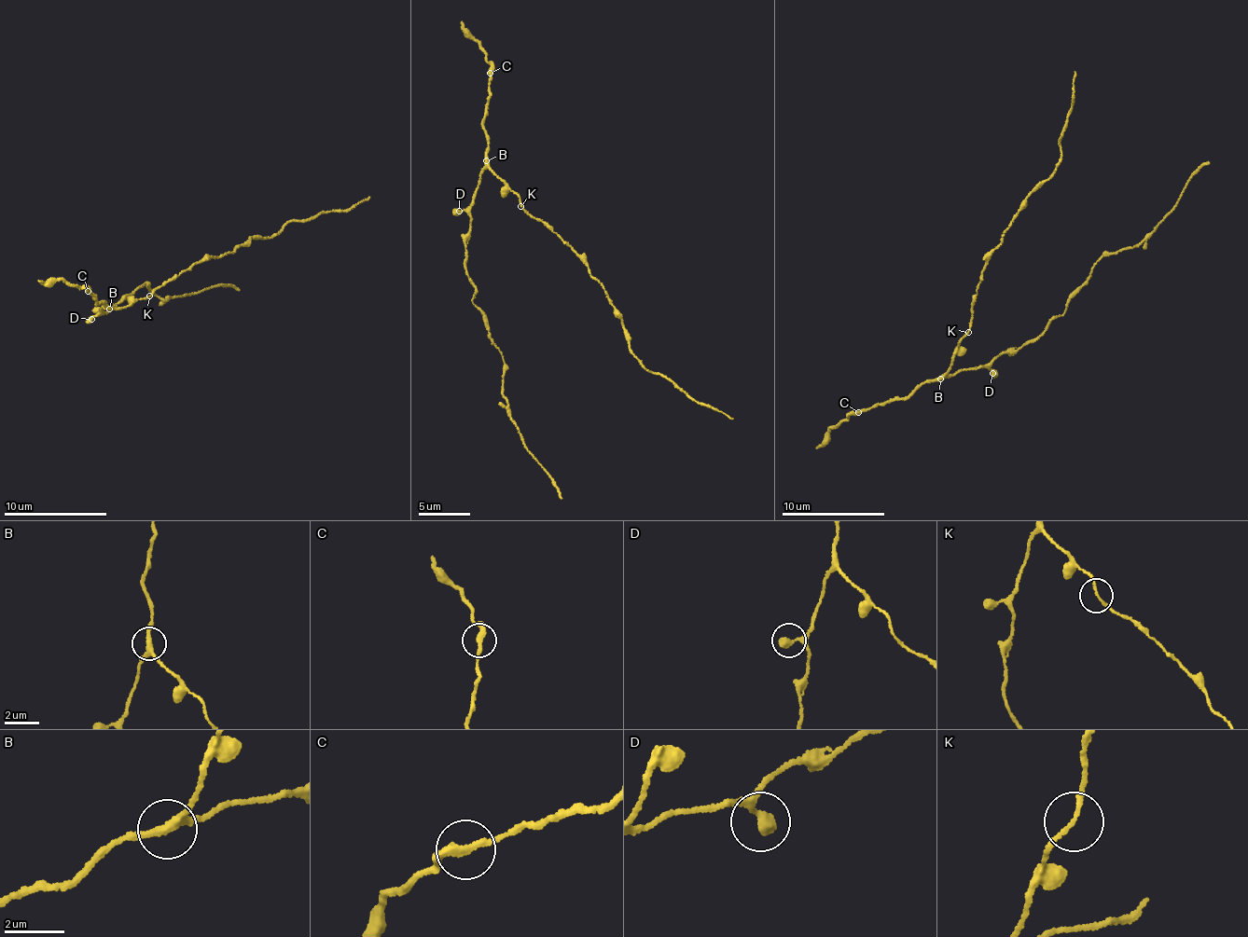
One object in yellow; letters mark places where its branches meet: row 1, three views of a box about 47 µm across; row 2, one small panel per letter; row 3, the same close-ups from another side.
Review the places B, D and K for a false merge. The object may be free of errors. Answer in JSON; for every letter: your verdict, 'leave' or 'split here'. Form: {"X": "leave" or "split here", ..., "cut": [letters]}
{"B": "leave", "D": "leave", "K": "leave", "cut": []}

